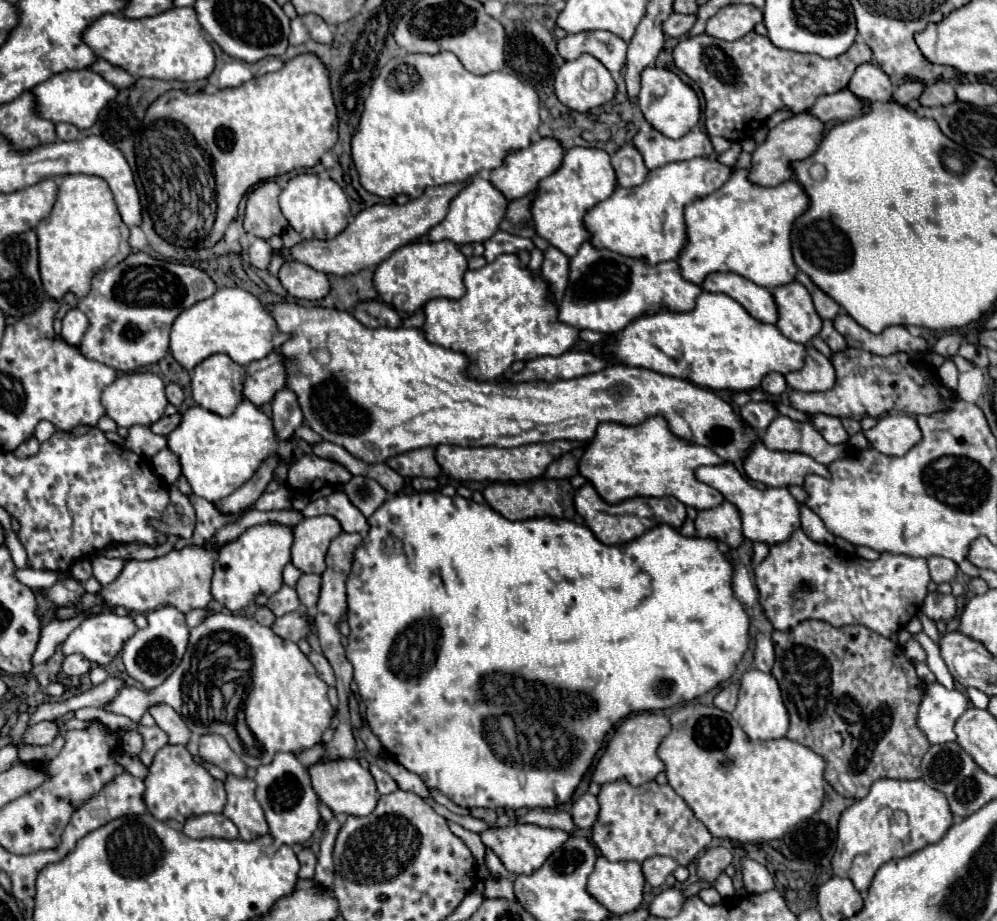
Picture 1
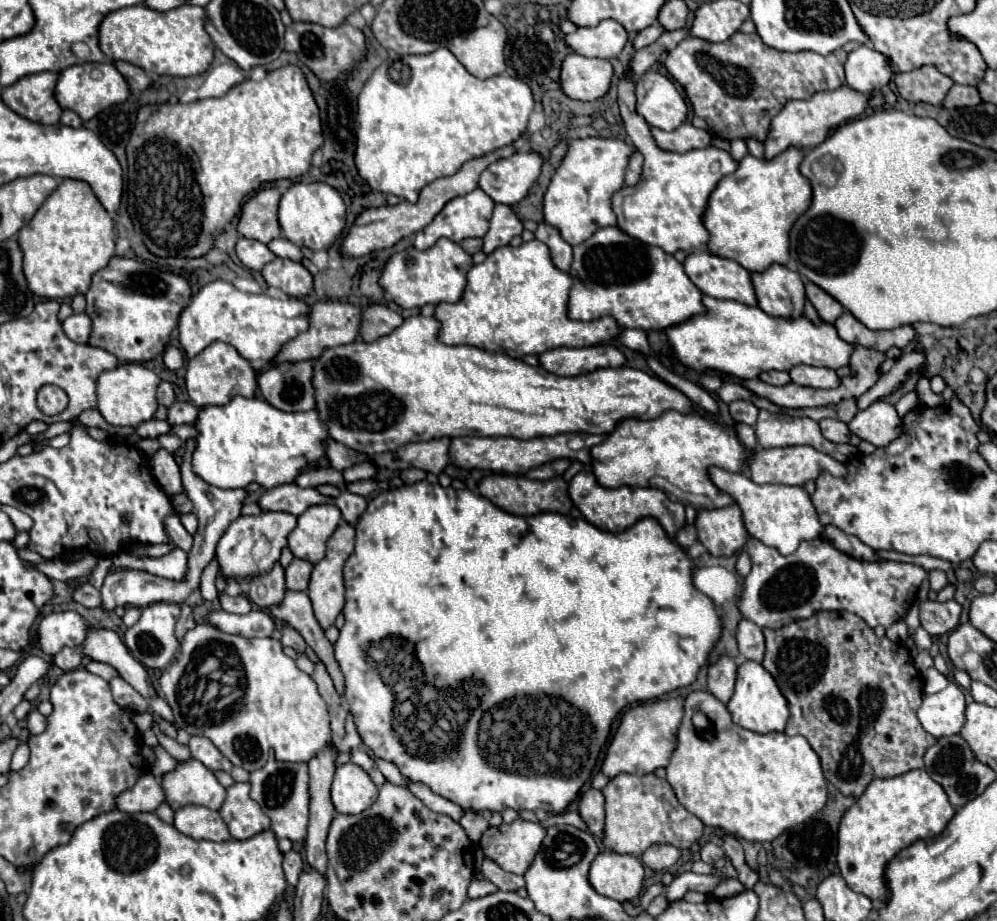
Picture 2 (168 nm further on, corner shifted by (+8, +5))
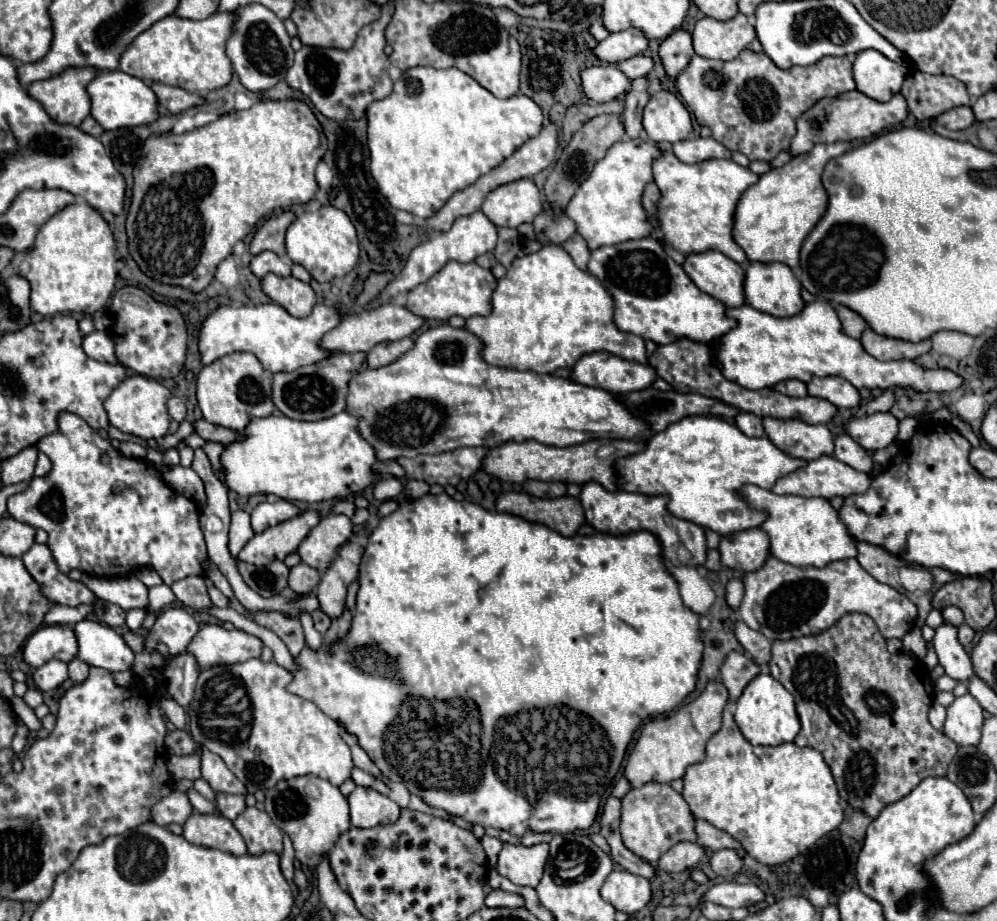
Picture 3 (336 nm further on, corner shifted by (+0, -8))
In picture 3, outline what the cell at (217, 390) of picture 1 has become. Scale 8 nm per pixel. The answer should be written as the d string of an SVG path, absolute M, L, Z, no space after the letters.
M248 352L228 354L204 366L196 376L196 382L198 382L198 390L196 390L198 406L204 414L204 420L212 424L232 430L242 430L248 424L250 416L262 418L274 412L272 388L270 388L272 374L266 372L262 364L256 360L256 356Z

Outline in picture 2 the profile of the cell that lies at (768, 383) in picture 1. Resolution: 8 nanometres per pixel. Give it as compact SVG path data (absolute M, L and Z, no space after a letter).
M766 371L766 373L760 375L760 379L764 383L770 383L770 385L786 385L786 383L792 381L788 371Z

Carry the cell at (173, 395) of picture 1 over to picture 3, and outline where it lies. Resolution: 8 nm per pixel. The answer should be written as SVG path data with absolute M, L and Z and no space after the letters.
M172 396L166 406L168 406L170 416L172 416L176 422L182 422L182 420L184 420L184 416L186 416L186 406L184 406L184 402L182 402L180 398Z

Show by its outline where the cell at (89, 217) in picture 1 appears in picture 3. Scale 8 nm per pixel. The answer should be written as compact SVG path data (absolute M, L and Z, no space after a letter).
M68 204L38 230L32 248L12 258L12 268L16 274L24 276L30 282L30 288L32 288L30 304L38 314L54 316L54 314L74 312L74 314L92 316L94 312L106 306L110 294L114 292L116 274L118 274L118 270L114 270L114 264L116 264L114 256L116 256L114 236L108 222L100 216L100 212L96 212L88 204Z

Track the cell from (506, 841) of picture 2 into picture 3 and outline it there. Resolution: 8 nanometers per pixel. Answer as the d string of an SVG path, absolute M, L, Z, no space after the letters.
M504 844L496 870L500 876L508 878L518 886L536 888L548 860L548 844L522 846L522 844Z

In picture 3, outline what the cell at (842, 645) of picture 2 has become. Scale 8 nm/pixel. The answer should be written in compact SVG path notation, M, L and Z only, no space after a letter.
M858 612L846 614L820 634L772 642L772 660L768 668L770 676L794 696L802 724L794 744L814 748L824 756L840 798L852 808L876 818L884 806L912 792L920 780L946 774L958 746L928 722L928 708L932 706L934 694L934 690L930 692L930 674L918 658L910 654L890 654L884 636L870 616Z

